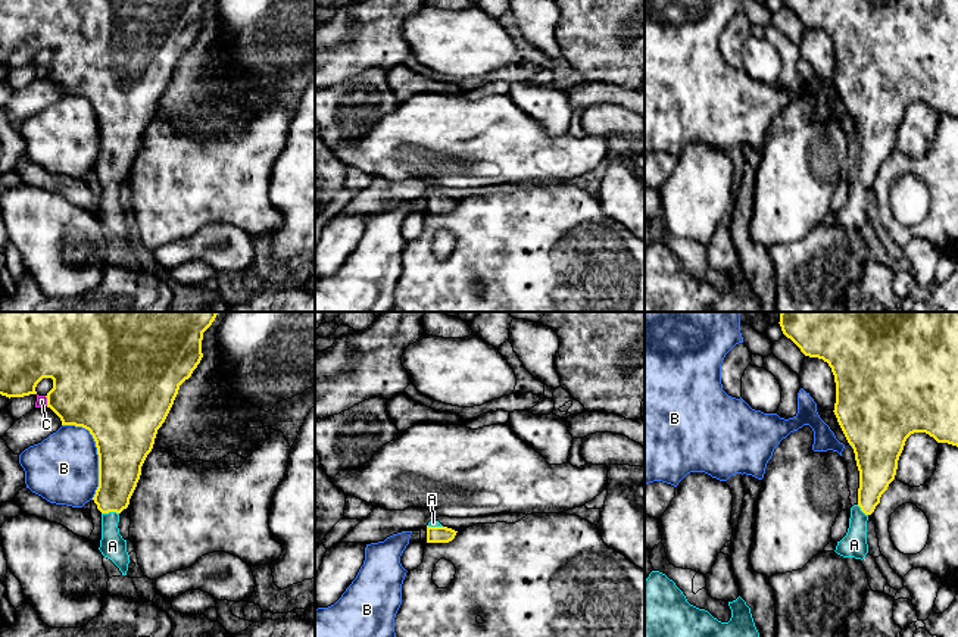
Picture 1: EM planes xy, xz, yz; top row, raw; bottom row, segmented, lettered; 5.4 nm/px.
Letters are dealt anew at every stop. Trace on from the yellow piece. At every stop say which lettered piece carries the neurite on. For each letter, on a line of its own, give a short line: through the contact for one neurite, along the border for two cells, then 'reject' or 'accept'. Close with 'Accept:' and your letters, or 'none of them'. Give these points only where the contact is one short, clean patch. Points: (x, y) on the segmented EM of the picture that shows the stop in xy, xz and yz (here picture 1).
A: line xy (119, 467), (109, 511), (112, 546); accept
B: reject
C: reject
Accept: A

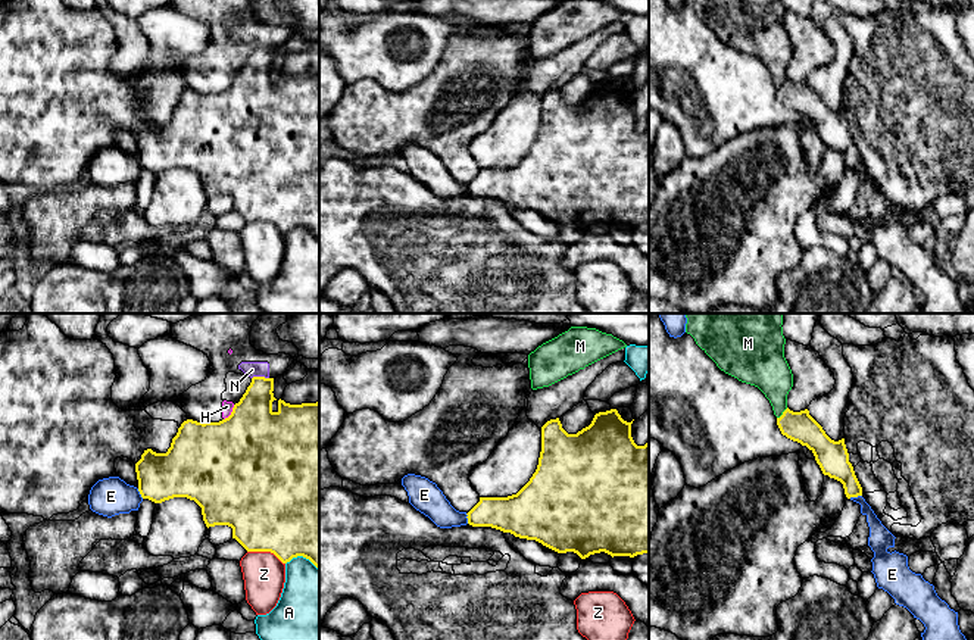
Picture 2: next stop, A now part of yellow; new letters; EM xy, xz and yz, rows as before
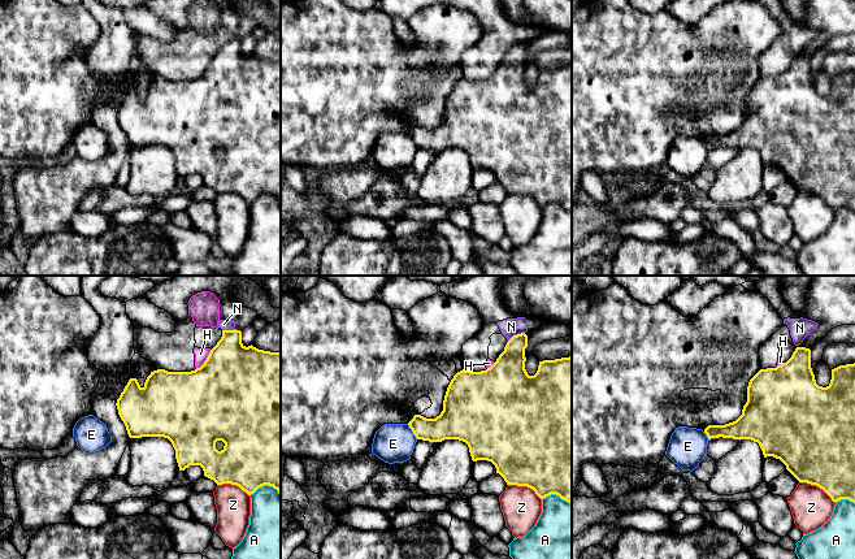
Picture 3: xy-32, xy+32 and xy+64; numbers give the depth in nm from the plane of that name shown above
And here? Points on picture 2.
A: reject
E: line yz (861, 495), (849, 498); reject
H: reject
M: reject
N: line xy (268, 377), (252, 378); reject
Z: reject
Accept: none of them

